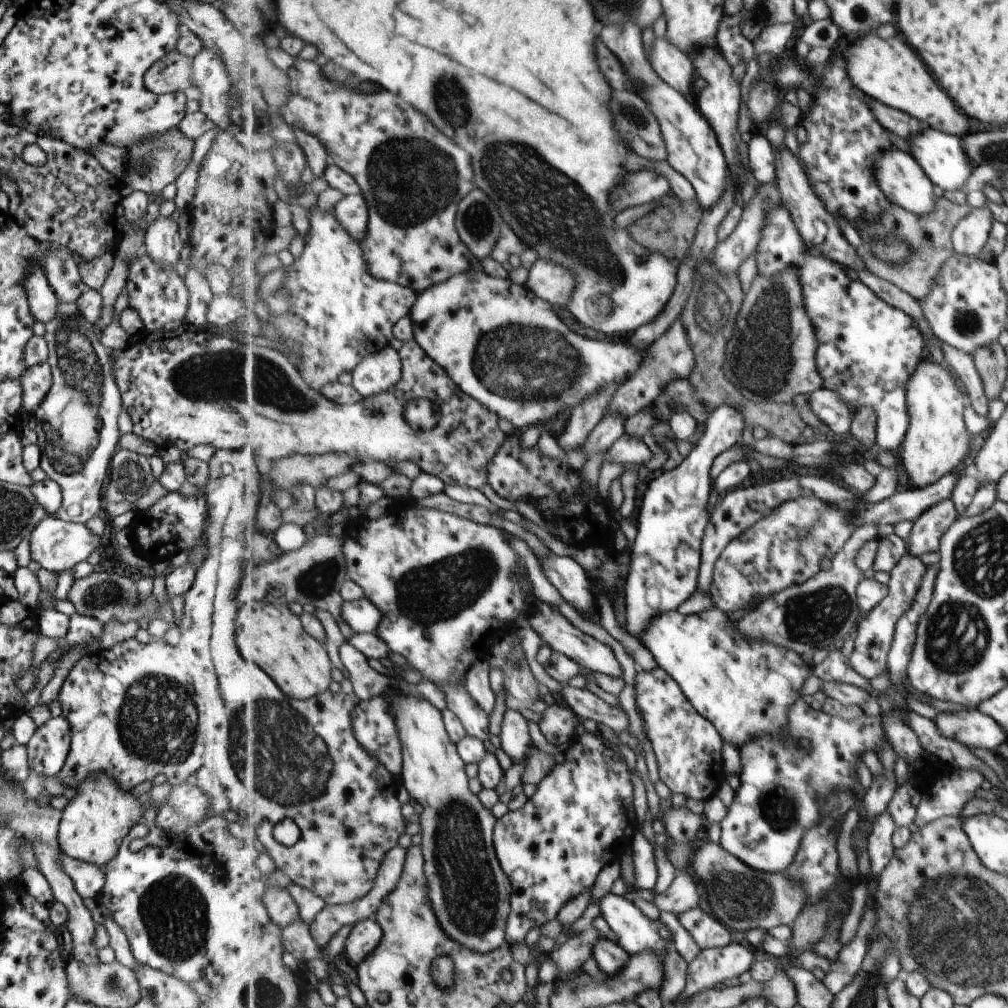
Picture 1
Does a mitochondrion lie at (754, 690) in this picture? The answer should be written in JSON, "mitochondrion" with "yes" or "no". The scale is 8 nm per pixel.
{"mitochondrion":"no"}

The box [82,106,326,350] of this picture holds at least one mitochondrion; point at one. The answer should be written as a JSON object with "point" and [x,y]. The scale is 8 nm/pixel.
{"point":[145,161]}

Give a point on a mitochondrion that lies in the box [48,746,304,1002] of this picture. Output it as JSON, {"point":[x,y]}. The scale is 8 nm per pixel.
{"point":[174,913]}

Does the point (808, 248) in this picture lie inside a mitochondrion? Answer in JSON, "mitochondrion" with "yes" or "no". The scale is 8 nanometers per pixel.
{"mitochondrion":"no"}

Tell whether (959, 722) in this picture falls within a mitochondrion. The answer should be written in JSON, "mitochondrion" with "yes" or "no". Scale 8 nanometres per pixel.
{"mitochondrion":"no"}

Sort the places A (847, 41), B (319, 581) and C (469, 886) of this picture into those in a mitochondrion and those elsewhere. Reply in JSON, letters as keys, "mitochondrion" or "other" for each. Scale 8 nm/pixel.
{"A":"other","B":"mitochondrion","C":"mitochondrion"}

